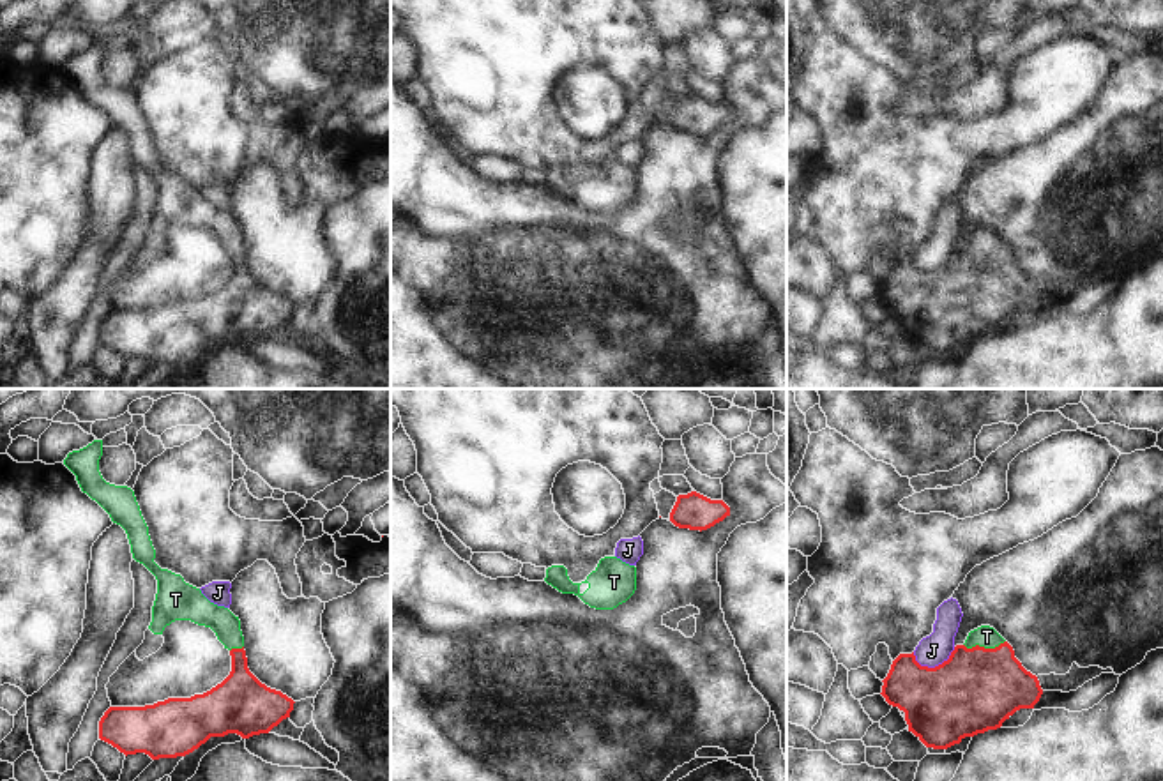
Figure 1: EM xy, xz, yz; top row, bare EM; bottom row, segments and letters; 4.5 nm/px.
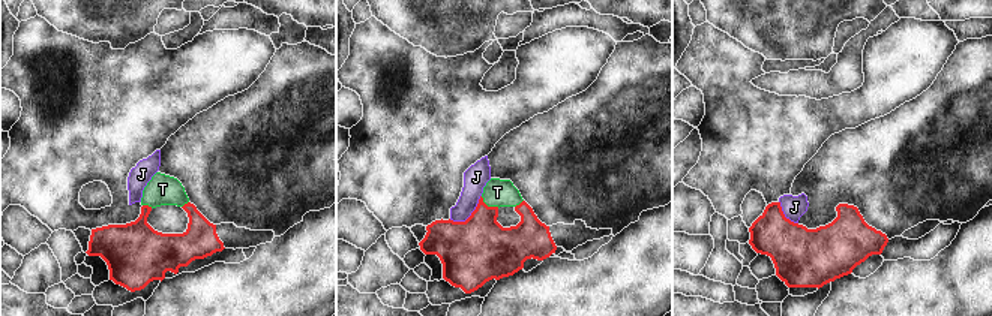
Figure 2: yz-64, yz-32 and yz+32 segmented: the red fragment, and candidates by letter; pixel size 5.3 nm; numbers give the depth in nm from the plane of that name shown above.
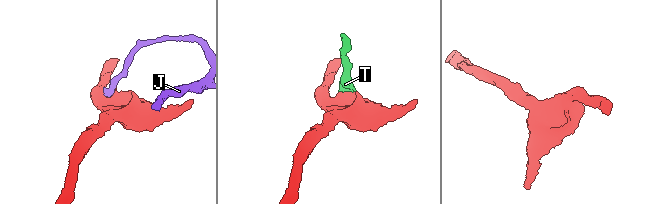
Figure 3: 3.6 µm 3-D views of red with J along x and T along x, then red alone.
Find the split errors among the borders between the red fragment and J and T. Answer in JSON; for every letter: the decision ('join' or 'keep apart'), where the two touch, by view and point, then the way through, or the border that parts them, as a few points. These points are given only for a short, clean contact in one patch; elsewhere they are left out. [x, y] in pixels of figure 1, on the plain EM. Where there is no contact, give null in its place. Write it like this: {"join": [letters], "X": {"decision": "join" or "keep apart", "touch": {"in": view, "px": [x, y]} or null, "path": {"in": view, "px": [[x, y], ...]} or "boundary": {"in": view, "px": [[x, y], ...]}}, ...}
{"join": ["T"], "J": {"decision": "keep apart", "touch": {"in": "yz", "px": [935, 271]}, "boundary": {"in": "yz", "px": [[955, 251], [946, 264], [934, 271], [923, 271], [912, 258]]}}, "T": {"decision": "join", "touch": {"in": "yz", "px": [983, 251]}, "path": {"in": "yz", "px": [[976, 294], [983, 280], [983, 251], [987, 241]]}}}

